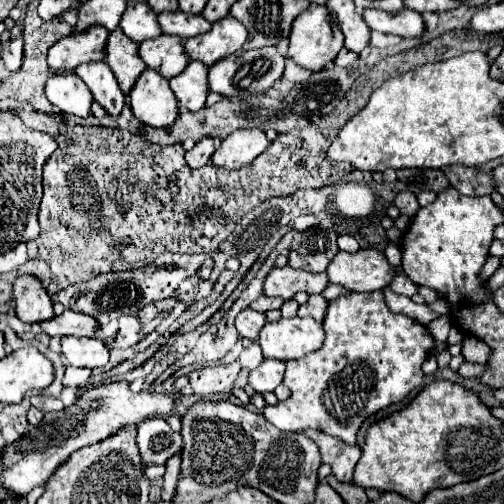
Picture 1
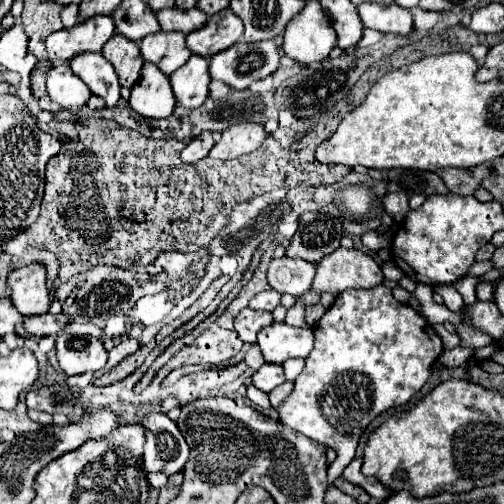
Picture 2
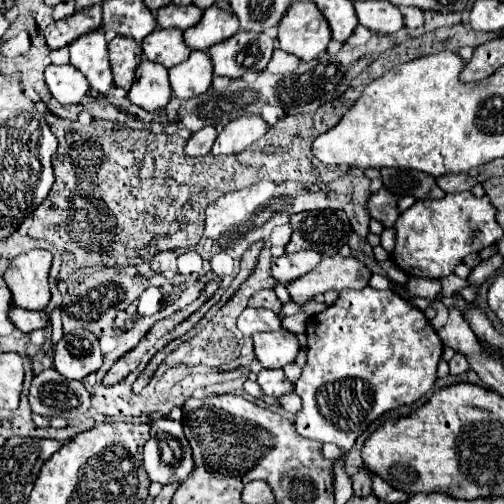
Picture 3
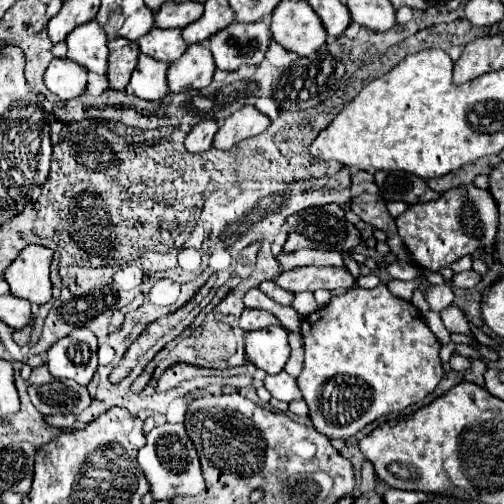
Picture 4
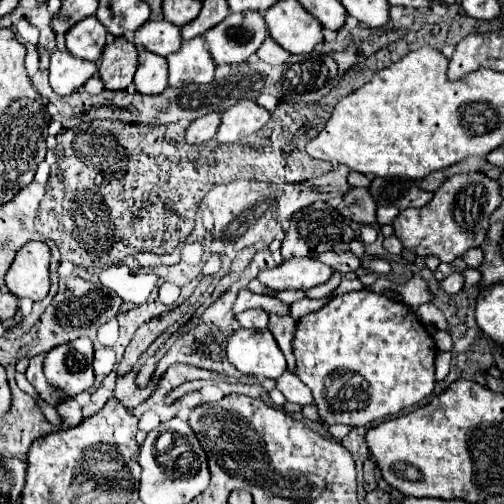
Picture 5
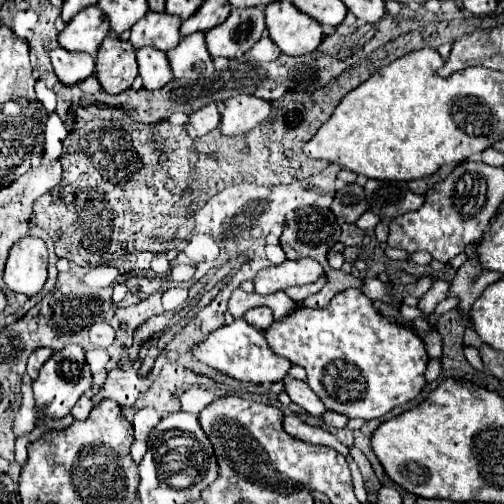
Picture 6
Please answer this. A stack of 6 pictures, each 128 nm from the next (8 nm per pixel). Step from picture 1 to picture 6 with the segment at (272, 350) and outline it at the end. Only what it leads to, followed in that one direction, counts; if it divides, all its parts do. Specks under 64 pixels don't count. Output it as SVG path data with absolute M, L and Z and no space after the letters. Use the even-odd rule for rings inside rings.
M236 318L232 324L212 330L206 336L206 340L200 340L198 344L194 344L190 352L198 362L204 362L206 366L210 366L230 378L236 378L242 382L252 382L252 384L262 384L262 386L270 386L274 382L284 380L284 376L288 374L288 370L292 366L286 358L276 356L268 348L264 334L258 332L256 328L252 328L244 318Z

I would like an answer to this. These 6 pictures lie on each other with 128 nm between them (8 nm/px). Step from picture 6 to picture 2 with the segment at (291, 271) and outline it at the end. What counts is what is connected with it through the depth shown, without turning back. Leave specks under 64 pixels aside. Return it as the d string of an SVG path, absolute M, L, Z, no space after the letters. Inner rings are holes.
M338 248L316 264L312 290L316 290L318 294L330 292L338 296L340 292L350 288L374 288L382 280L384 276L380 266L368 254L356 248ZM298 296L298 298L296 298L296 304L288 310L284 322L286 322L286 324L292 324L292 326L296 326L296 328L300 328L300 326L306 326L306 328L308 328L308 322L306 322L304 316L306 316L306 304L304 304L304 300Z

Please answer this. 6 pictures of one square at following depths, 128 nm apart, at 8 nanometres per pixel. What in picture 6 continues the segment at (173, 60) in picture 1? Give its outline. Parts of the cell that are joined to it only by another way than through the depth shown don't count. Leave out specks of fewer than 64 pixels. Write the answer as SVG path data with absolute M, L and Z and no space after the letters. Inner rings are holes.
M146 12L130 30L130 42L134 48L152 46L158 50L170 50L180 42L180 18L166 12Z

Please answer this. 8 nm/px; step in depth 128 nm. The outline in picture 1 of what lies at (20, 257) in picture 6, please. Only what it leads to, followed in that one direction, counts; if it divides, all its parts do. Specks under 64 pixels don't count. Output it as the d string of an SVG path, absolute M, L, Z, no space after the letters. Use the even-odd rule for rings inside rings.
M22 274L14 280L14 302L16 316L26 324L44 322L54 316L46 288L32 274Z

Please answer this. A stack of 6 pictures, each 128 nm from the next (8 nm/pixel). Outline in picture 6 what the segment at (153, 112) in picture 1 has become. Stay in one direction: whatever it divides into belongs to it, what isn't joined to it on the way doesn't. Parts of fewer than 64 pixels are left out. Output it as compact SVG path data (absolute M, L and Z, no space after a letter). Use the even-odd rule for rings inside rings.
M140 48L136 50L136 58L146 90L158 90L172 80L172 70L168 68L168 58L164 52L156 48Z

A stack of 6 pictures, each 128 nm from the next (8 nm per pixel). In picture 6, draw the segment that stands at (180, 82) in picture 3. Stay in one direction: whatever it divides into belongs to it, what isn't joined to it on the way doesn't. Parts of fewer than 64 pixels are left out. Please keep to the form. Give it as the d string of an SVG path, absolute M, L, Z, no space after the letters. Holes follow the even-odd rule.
M196 32L180 40L180 44L166 52L174 78L198 80L214 74L214 62L204 44L204 34Z

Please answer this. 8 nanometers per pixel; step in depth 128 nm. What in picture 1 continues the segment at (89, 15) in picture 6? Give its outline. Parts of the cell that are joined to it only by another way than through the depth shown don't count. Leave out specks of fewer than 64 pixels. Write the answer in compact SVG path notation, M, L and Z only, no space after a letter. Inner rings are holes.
M104 60L92 62L92 64L80 64L80 68L74 70L84 84L90 88L94 100L112 116L118 116L124 106L124 94L116 82L114 72L108 68Z

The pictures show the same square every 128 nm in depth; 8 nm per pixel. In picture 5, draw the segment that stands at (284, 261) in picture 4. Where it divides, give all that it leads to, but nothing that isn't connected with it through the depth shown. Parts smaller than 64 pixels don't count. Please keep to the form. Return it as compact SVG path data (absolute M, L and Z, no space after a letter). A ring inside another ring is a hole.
M350 250L348 252L338 252L338 254L336 252L324 252L324 256L322 254L318 256L318 260L328 264L330 268L342 272L342 274L354 272L354 270L360 268L360 258L354 256Z

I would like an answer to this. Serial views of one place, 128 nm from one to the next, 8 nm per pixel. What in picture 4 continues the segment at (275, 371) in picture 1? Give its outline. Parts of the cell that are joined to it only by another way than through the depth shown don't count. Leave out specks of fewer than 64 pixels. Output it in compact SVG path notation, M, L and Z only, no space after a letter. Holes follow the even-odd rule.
M280 372L278 376L266 376L264 378L264 386L270 390L270 394L276 400L284 400L284 402L292 402L292 400L300 400L300 388L296 378L288 376L286 372Z

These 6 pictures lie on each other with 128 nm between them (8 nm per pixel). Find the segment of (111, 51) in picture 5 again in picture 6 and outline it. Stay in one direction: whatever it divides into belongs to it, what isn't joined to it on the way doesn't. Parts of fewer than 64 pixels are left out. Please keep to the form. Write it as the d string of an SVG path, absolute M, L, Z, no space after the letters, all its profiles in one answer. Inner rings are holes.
M106 38L96 54L96 78L108 94L128 90L138 76L136 54L130 42L120 38Z

